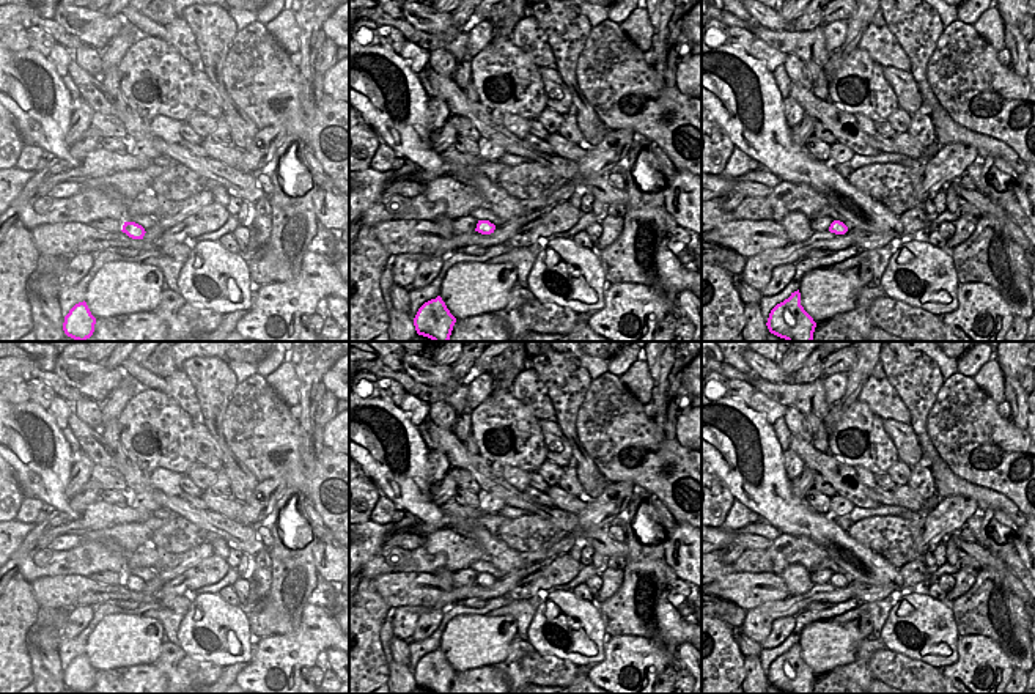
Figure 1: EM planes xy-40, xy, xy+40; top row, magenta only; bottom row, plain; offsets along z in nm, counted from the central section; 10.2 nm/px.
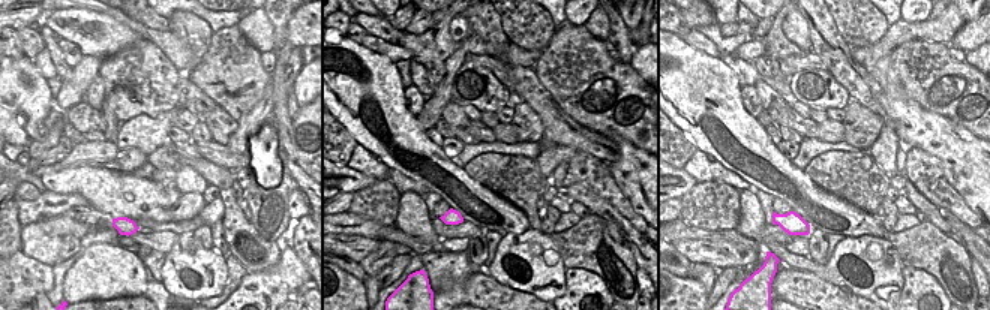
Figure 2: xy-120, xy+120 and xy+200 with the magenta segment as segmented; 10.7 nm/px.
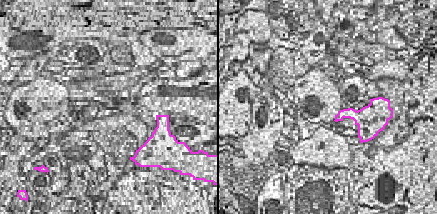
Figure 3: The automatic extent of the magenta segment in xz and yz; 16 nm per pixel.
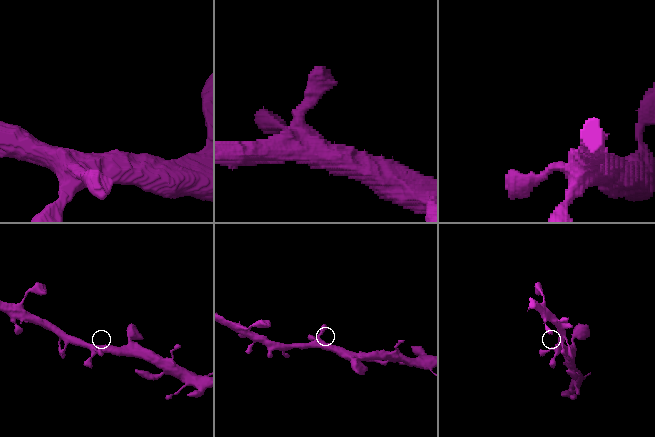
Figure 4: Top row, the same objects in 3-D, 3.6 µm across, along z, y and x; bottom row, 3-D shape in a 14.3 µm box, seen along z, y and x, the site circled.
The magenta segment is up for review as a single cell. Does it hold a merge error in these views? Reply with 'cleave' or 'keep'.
keep

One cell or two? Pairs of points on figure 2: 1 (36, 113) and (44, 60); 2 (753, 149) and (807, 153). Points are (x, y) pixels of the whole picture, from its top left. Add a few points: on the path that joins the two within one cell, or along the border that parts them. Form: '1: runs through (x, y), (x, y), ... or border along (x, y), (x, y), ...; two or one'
1: border along (32, 60), (45, 80); two
2: border along (789, 160), (803, 171); two

